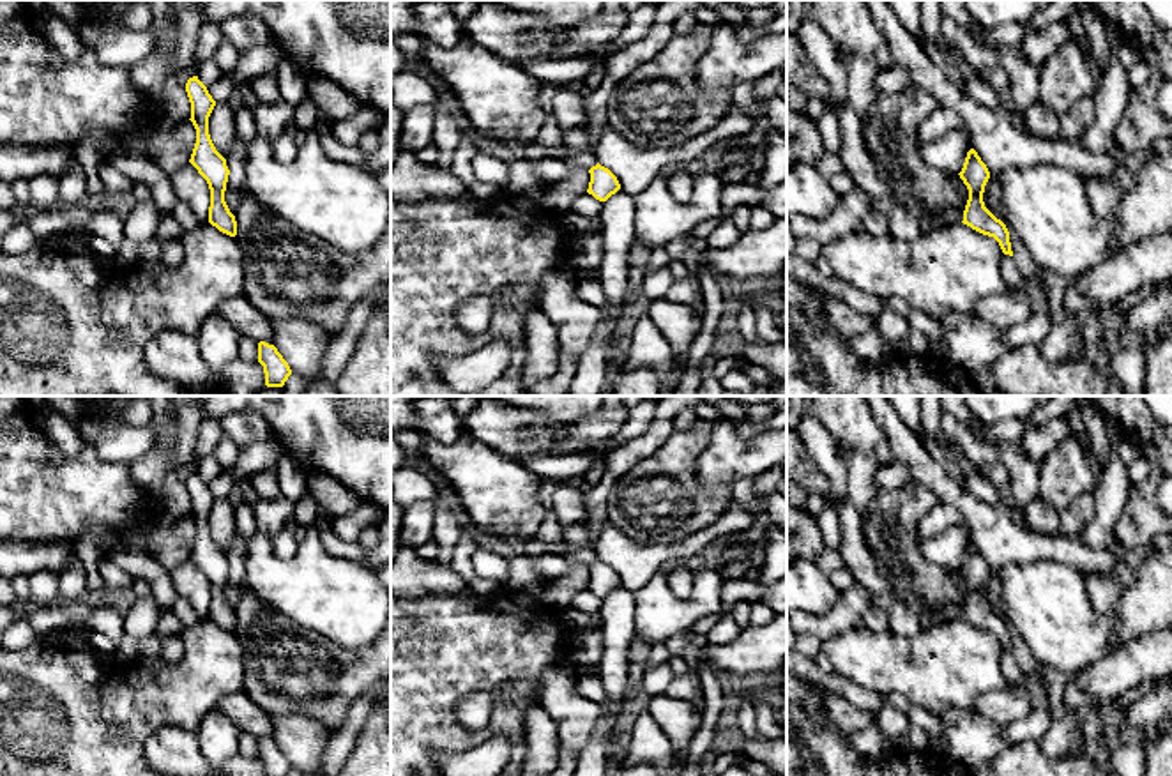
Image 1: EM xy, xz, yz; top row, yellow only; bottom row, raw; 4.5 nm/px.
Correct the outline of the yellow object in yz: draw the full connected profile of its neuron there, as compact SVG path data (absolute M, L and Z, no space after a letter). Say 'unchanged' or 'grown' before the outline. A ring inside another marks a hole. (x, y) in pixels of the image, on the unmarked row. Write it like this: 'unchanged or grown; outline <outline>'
unchanged; outline M974 544L967 548L963 564L958 571L969 585L962 619L983 631L993 633L1002 649L1013 652L1006 620L985 603L983 589L990 574L990 567Z

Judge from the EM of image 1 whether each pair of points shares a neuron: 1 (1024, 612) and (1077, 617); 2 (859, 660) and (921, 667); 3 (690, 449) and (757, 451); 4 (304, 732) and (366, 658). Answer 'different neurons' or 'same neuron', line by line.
1: same neuron
2: same neuron
3: different neurons
4: different neurons

